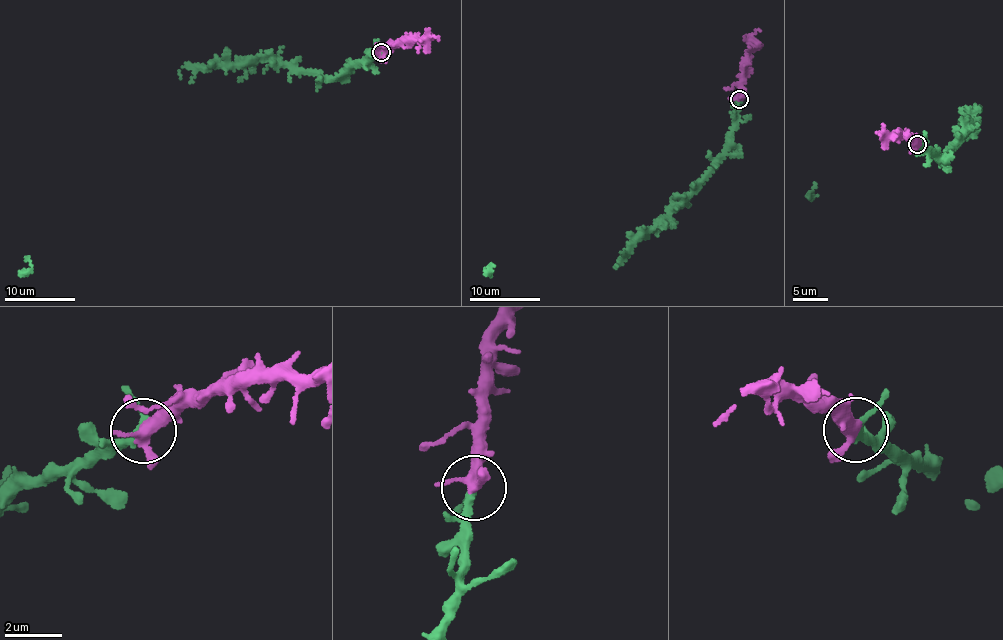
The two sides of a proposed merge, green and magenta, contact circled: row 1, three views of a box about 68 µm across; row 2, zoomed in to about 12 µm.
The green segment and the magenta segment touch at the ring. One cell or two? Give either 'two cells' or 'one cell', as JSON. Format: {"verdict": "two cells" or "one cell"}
{"verdict": "one cell"}

